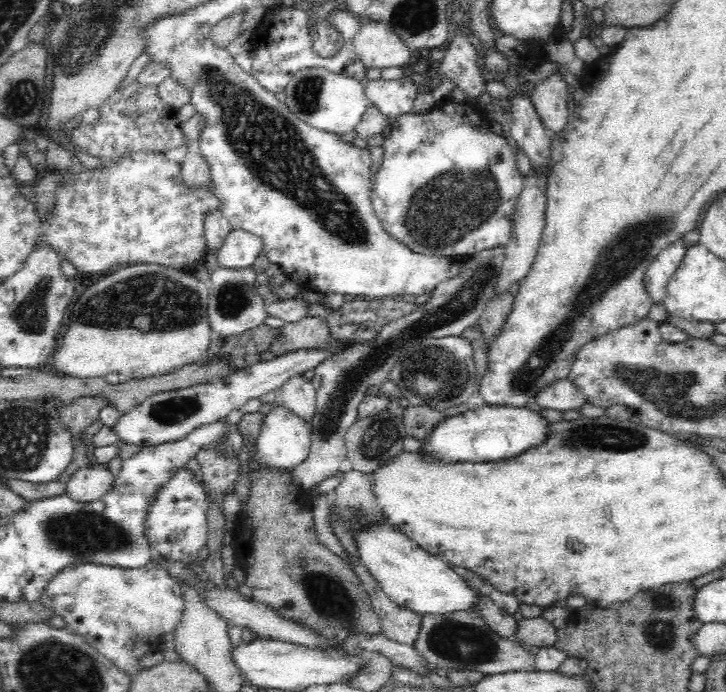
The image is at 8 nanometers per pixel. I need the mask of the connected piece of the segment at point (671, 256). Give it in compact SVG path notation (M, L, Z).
M682 239L674 241L672 246L660 252L644 272L642 285L653 302L661 302L666 296L668 281L682 262L685 252Z

